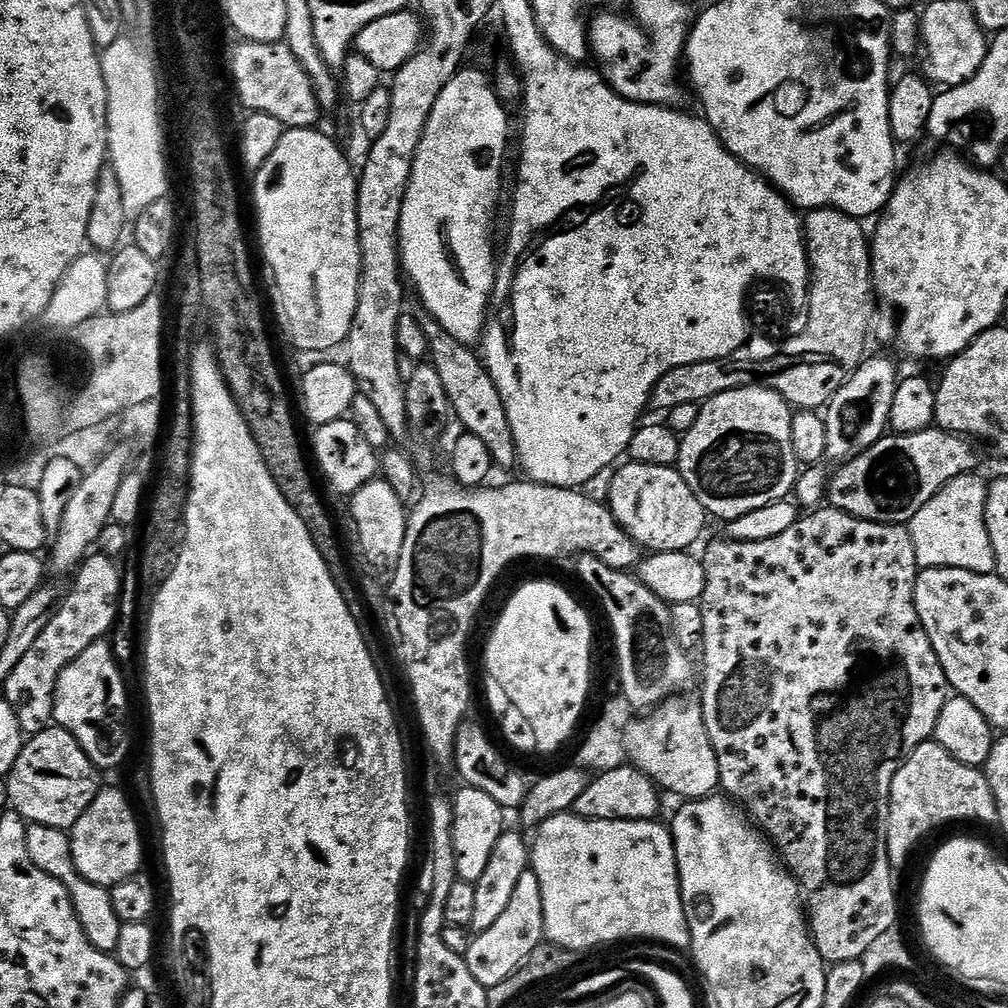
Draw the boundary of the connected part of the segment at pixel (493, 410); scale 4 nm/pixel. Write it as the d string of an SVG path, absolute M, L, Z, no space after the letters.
M428 313L417 317L422 332L426 336L429 361L444 385L444 390L450 400L450 407L455 419L458 418L465 431L482 439L490 449L493 463L519 461L513 432L510 430L509 419L506 418L505 404L498 394L493 380L489 376L483 361L472 352L469 345L458 342L453 335L446 332L444 327Z

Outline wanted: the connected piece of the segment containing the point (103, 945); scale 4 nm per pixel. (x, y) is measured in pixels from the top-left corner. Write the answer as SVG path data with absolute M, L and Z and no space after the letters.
M41 824L27 825L26 830L27 853L30 854L30 860L34 866L37 866L43 873L57 878L66 886L67 892L71 896L71 905L74 906L75 916L91 944L103 952L115 953L121 923L118 914L114 914L111 891L91 883L77 874L72 858L71 837L65 831Z

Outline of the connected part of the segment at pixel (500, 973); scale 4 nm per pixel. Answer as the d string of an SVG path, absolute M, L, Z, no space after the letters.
M514 894L506 906L506 911L498 917L498 922L490 926L490 930L475 933L471 938L472 945L466 951L466 959L470 973L486 989L498 986L498 982L506 982L510 974L514 974L530 958L530 954L539 944L545 943L544 915L542 904L511 904Z

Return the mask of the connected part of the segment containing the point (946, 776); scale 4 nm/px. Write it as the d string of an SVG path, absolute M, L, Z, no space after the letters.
M929 742L918 746L908 755L898 774L894 774L894 782L890 786L886 842L893 869L907 866L916 843L927 832L955 820L997 823L996 803L988 777L980 768L971 768L955 760L941 744Z

